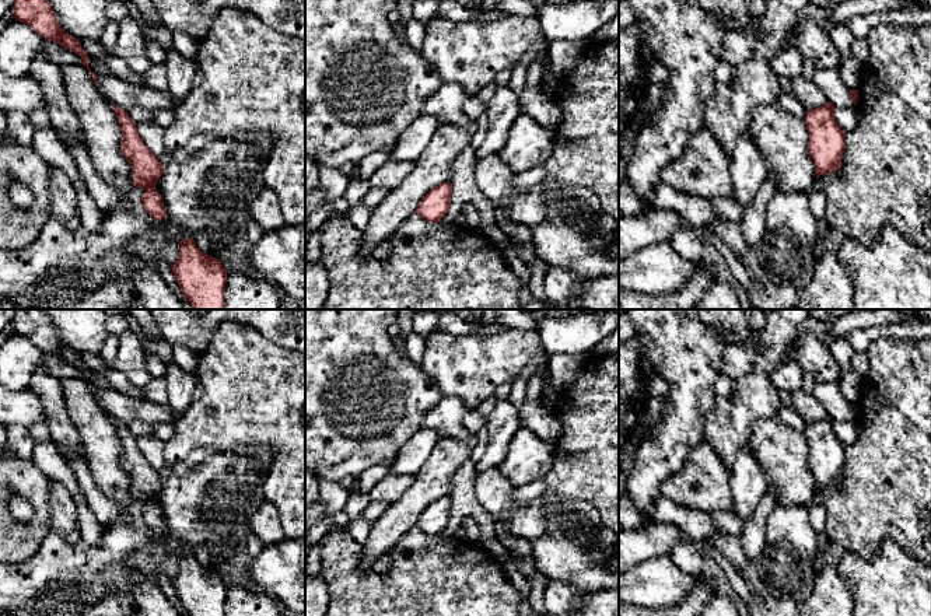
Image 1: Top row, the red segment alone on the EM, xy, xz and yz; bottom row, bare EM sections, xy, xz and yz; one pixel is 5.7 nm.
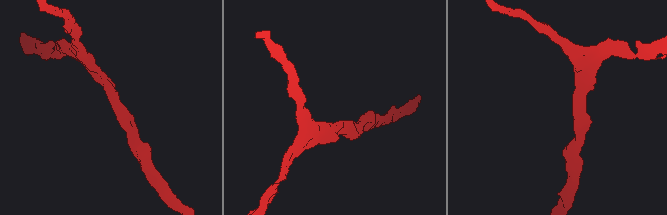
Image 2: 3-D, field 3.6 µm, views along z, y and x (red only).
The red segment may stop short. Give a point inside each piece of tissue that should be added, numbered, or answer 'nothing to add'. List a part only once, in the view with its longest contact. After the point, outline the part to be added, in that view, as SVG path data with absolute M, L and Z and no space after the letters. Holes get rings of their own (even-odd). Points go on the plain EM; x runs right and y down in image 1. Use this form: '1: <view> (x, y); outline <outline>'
nothing to add

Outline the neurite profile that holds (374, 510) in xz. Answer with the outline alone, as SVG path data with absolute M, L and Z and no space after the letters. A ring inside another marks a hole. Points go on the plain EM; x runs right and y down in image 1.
M371 501L361 515L372 525L381 518L381 515L386 511L388 507L388 503Z

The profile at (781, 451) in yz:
M777 414L755 423L749 445L766 476L767 489L777 493L778 505L809 505L818 500L815 477L808 463L809 447L805 431L787 426Z

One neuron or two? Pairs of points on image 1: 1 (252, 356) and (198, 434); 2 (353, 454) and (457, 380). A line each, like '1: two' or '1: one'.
1: one
2: two

